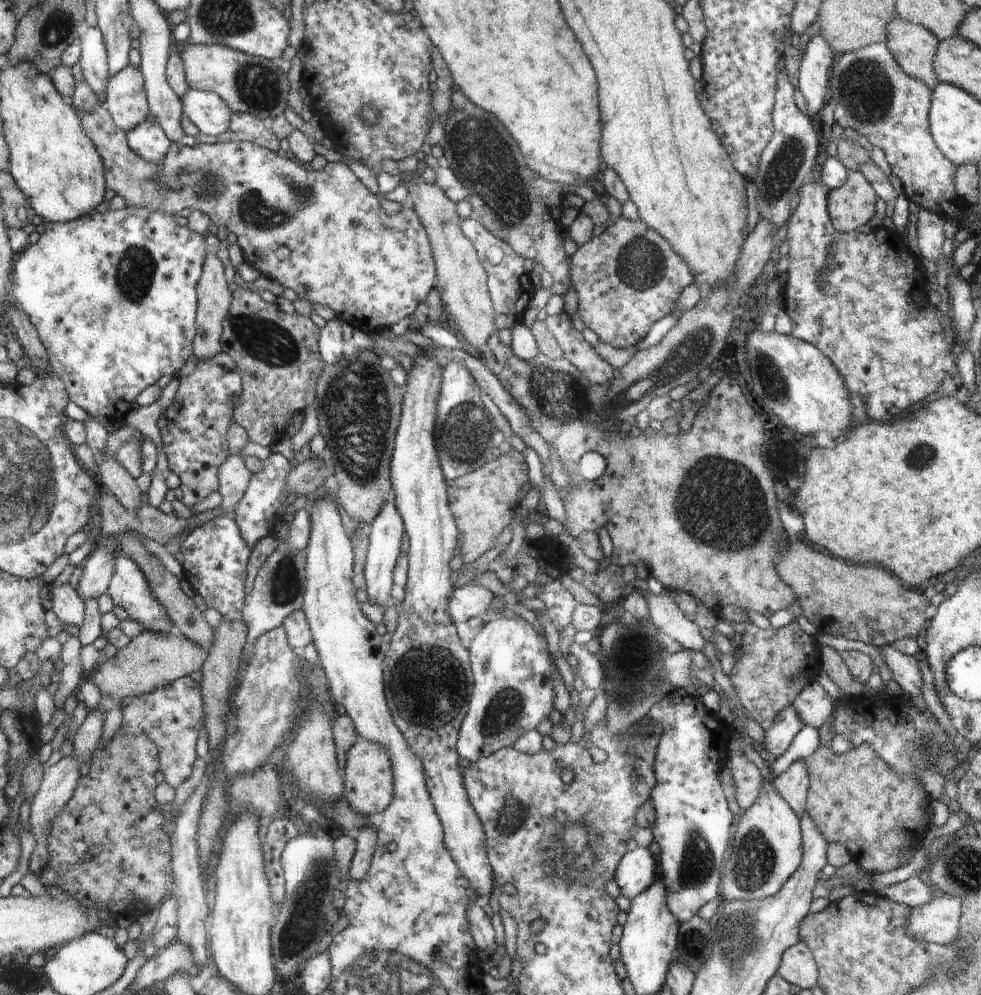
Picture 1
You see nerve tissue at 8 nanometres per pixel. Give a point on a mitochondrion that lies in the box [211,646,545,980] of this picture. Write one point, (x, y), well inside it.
(311, 892)

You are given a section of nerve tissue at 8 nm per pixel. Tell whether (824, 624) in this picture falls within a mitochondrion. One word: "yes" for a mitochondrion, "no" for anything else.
no

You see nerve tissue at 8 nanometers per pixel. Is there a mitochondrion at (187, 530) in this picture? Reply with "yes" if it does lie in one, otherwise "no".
no

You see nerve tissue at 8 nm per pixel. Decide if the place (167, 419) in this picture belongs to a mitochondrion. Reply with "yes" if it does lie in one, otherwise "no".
no

